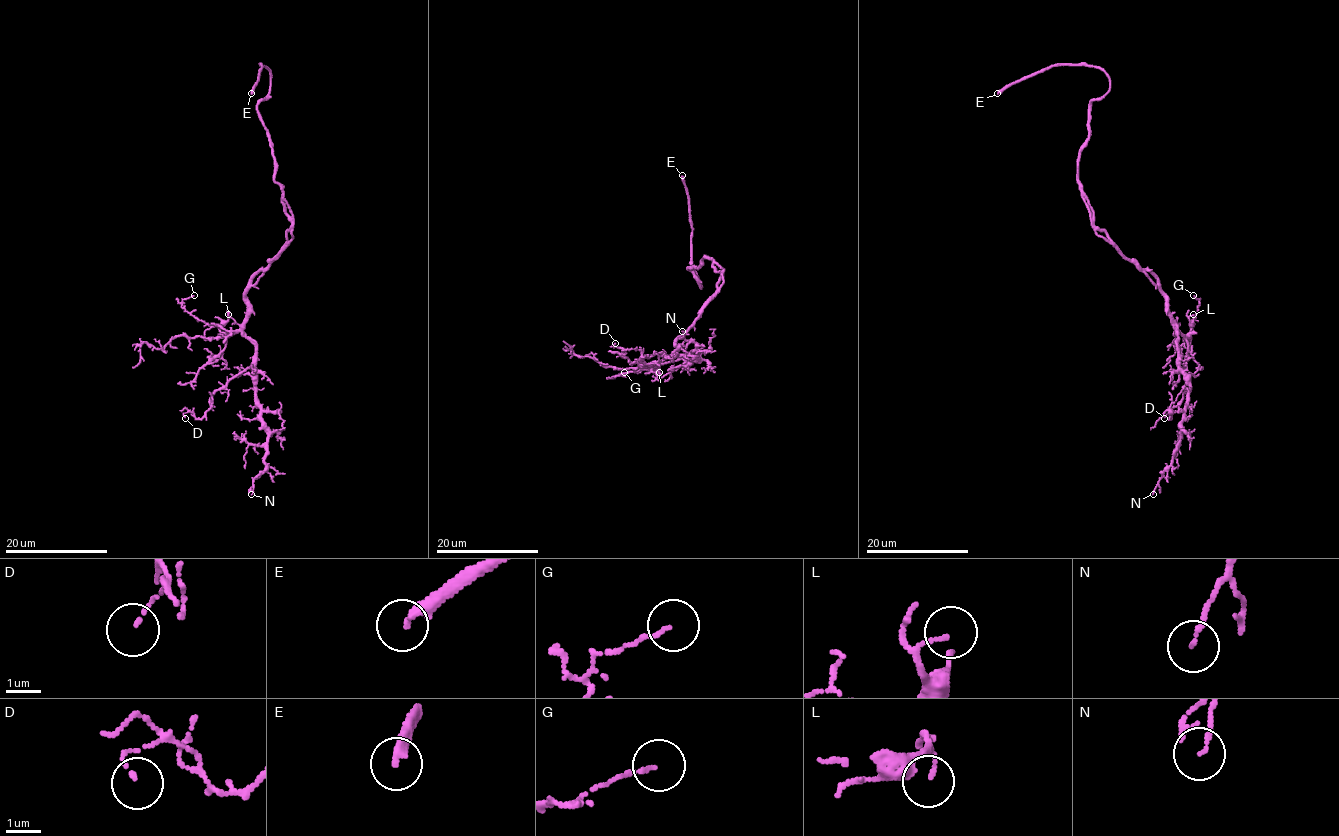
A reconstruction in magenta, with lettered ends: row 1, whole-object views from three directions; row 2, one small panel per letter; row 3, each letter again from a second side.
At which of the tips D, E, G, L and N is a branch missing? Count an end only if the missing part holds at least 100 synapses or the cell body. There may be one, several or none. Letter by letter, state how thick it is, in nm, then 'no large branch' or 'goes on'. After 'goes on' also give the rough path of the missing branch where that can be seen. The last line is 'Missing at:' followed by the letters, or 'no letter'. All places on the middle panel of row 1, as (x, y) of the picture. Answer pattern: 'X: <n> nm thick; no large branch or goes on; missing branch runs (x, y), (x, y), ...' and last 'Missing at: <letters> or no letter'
D: 90 nm thick; no large branch
E: 280 nm thick; goes on
G: 90 nm thick; no large branch
L: 100 nm thick; no large branch
N: 100 nm thick; no large branch
Missing at: E

